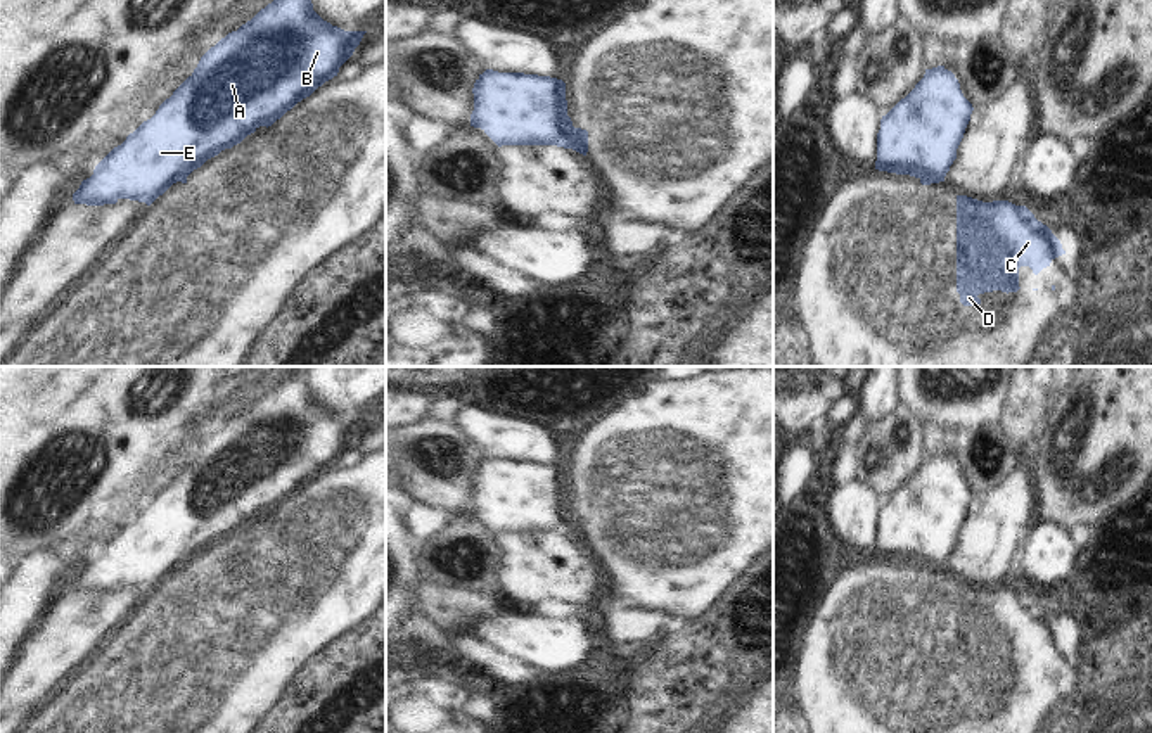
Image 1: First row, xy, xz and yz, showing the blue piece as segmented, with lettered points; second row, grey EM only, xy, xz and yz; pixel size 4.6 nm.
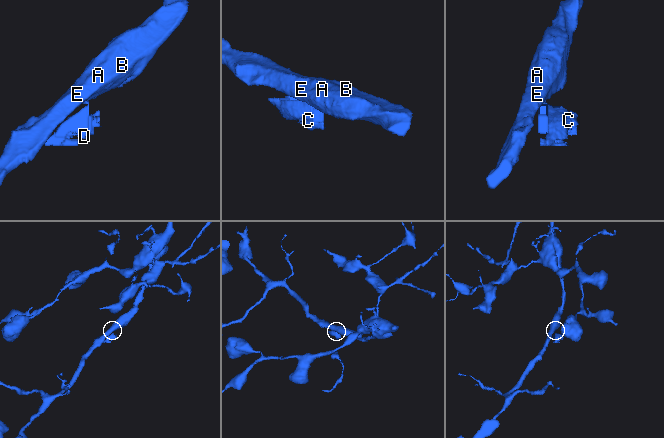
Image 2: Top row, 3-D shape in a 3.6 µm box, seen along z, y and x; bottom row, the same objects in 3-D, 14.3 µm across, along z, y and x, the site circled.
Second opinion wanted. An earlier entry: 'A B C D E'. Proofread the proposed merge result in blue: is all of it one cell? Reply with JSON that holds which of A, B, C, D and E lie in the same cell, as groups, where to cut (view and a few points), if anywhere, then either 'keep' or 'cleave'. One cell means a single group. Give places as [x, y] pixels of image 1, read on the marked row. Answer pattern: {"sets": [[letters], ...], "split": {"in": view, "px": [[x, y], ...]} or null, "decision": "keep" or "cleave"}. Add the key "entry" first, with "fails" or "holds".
{"entry": "fails", "sets": [["A", "B", "E"], ["C", "D"]], "split": {"in": "xz", "px": [[571, 127], [582, 152]]}, "decision": "cleave"}

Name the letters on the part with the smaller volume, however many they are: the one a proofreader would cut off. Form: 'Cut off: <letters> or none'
Cut off: C, D.

